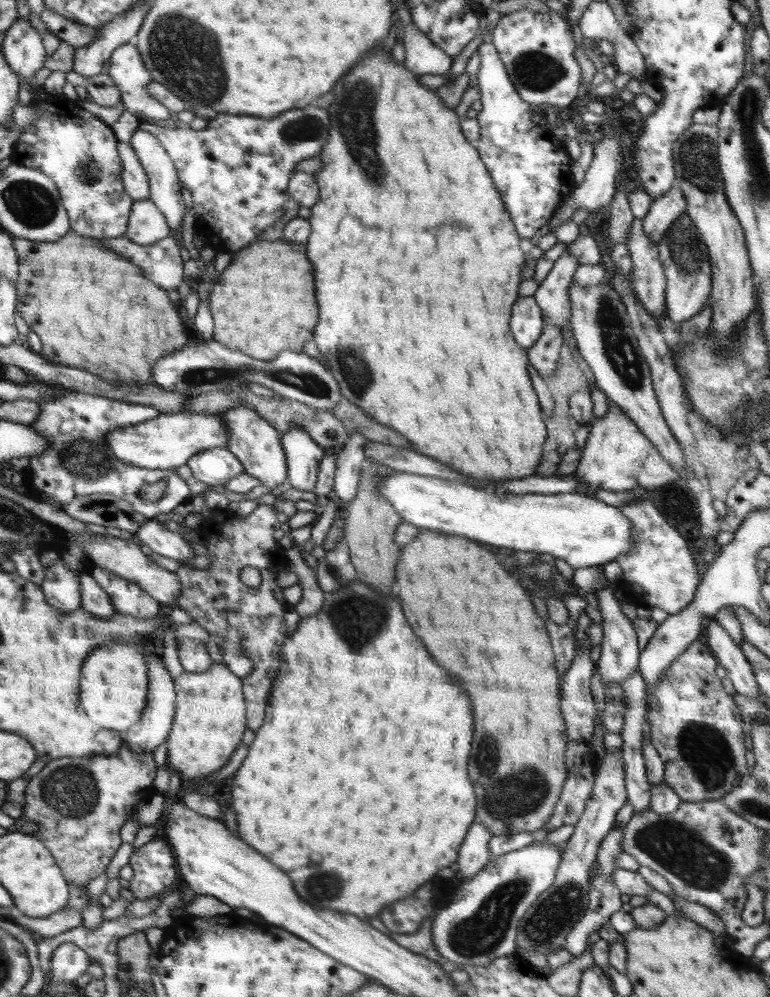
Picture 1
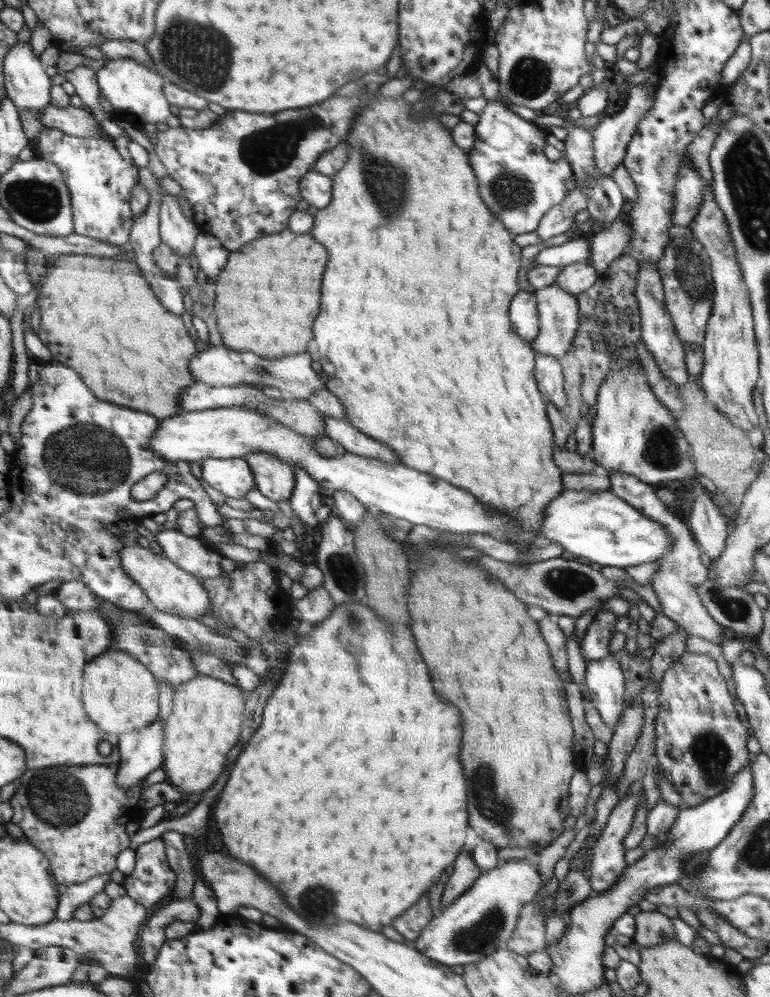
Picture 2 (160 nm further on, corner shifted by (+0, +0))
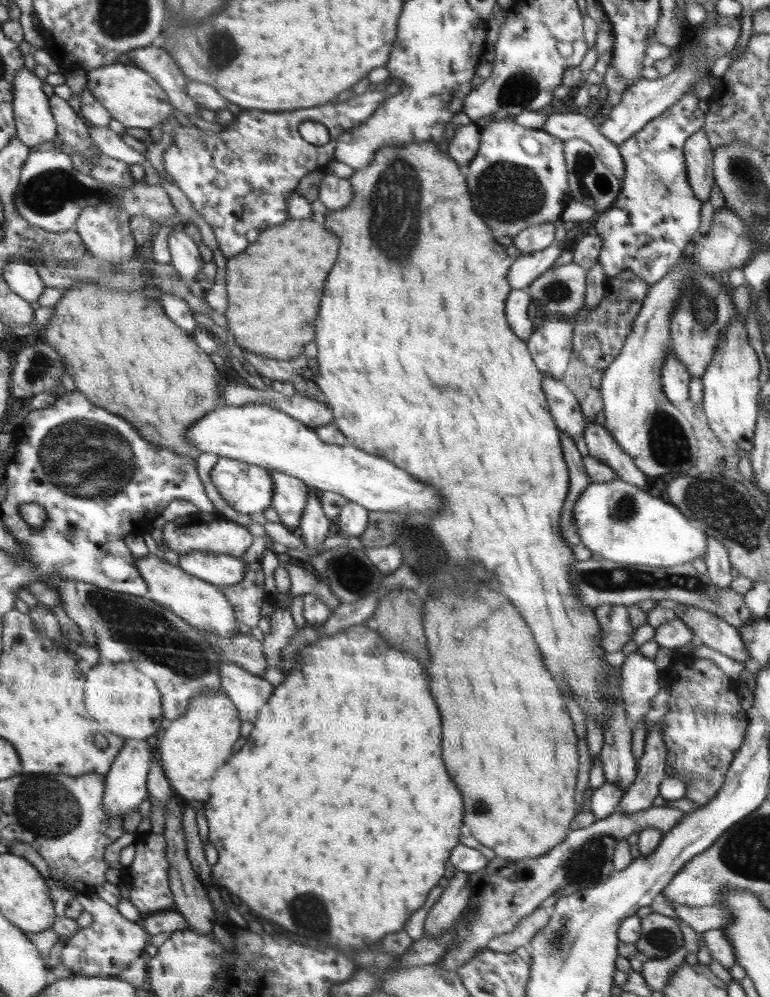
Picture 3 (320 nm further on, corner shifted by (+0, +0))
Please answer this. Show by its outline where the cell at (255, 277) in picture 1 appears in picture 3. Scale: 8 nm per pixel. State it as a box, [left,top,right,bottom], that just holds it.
[224,219,338,360]

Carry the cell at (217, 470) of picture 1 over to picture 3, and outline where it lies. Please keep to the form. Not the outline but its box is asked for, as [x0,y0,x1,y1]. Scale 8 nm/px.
[211,457,274,514]

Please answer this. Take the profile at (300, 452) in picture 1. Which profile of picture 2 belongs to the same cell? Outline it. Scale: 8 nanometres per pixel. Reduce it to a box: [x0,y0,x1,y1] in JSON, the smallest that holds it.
[289,466,322,528]

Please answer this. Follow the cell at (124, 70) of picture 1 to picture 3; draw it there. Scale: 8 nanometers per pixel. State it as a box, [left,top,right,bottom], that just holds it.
[86,61,174,129]

